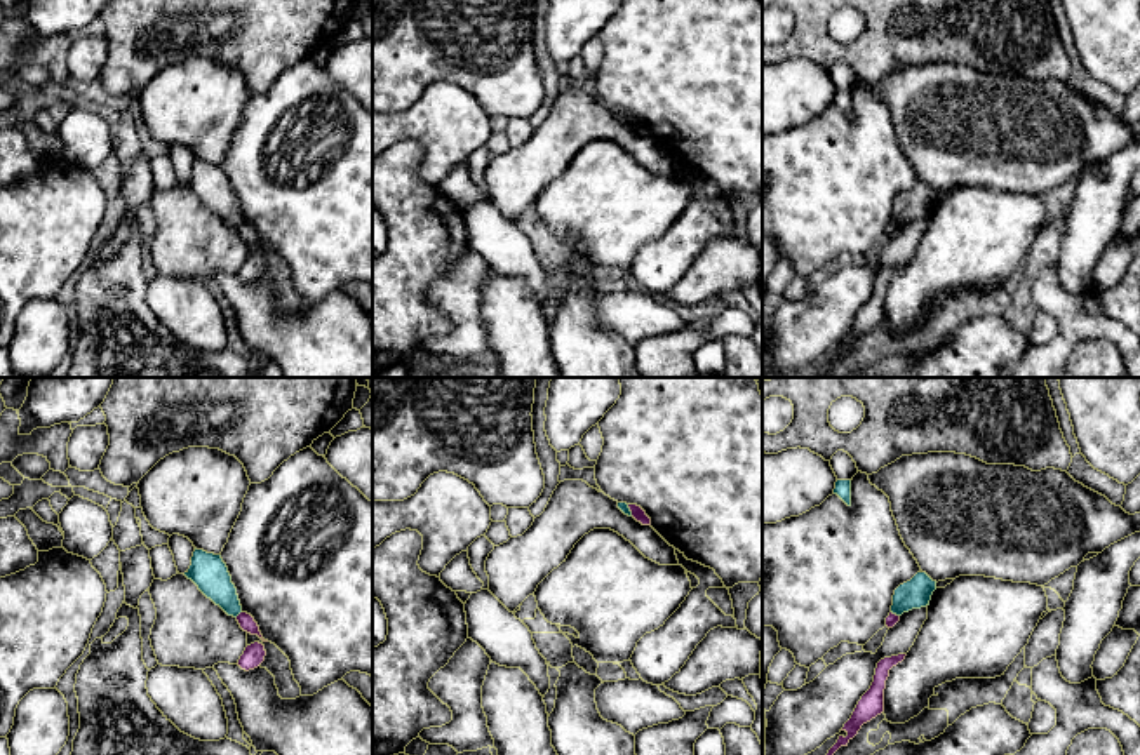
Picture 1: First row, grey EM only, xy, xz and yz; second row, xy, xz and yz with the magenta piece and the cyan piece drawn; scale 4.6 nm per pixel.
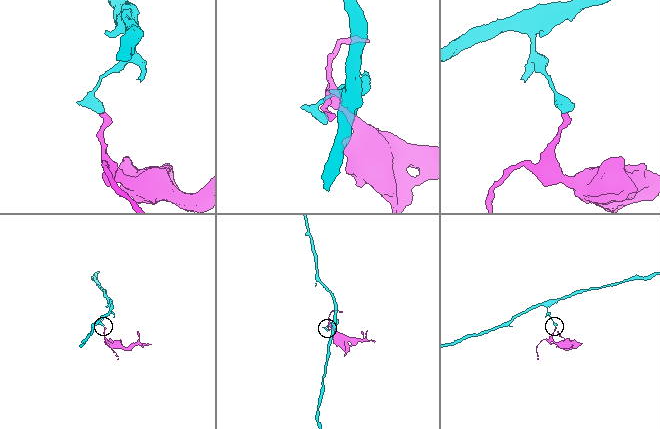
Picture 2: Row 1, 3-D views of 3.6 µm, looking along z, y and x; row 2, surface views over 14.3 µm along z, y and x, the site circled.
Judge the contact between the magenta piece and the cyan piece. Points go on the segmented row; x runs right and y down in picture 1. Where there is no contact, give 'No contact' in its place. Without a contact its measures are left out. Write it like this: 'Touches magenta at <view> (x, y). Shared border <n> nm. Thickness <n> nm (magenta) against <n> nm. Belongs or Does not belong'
Touches magenta at xy (239, 614). Shared border 40 nm. Thickness 70 nm (magenta) against 170 nm. Does not belong

